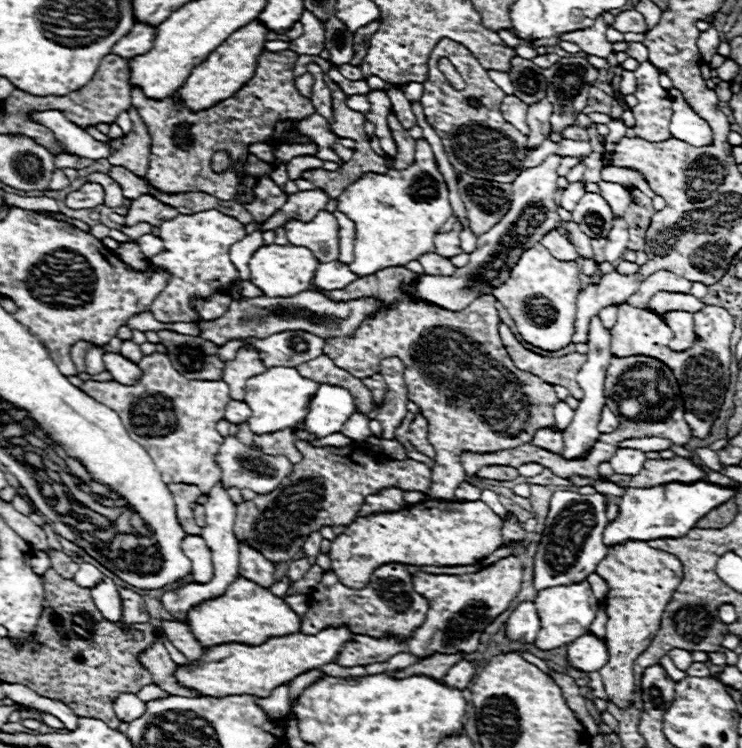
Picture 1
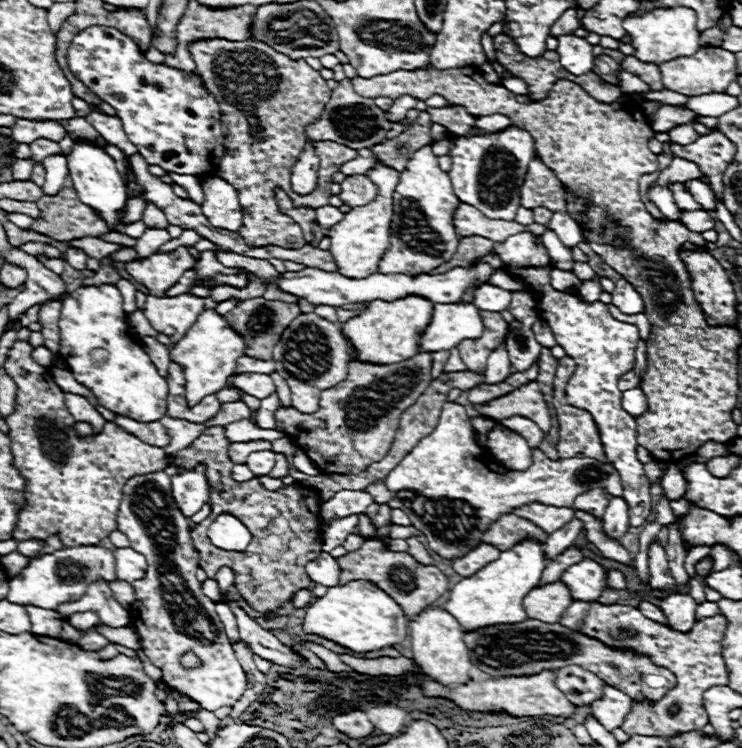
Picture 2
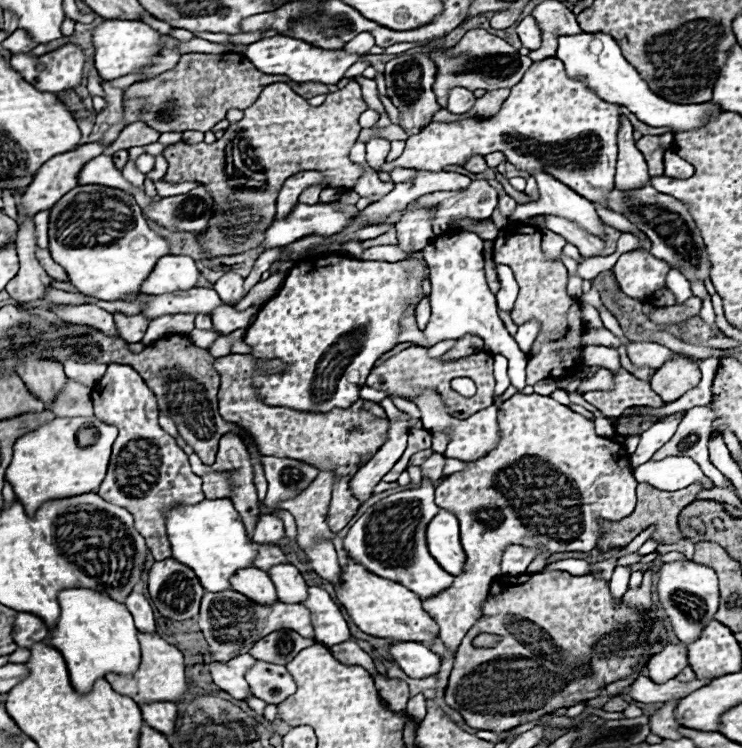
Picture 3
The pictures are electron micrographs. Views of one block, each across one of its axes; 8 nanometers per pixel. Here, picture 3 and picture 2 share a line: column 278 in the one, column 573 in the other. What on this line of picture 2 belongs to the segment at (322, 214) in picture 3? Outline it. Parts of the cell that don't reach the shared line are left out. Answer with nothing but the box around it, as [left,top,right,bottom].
[546,212,584,248]

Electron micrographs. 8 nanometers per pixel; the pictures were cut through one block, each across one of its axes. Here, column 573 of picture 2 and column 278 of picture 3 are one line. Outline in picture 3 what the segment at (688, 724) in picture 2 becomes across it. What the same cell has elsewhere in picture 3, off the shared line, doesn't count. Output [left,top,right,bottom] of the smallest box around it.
[198,590,314,662]

